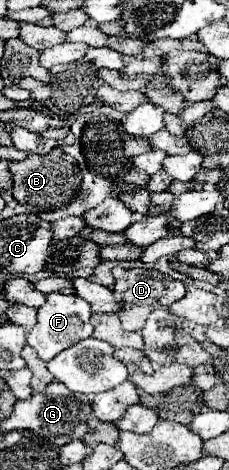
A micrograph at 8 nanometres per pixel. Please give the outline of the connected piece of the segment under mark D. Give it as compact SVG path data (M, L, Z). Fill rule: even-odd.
M116 266L114 270L116 286L114 294L118 302L122 304L122 310L118 312L124 330L134 330L140 332L148 314L158 308L170 308L174 302L178 302L182 296L186 296L186 284L182 280L172 280L170 276L158 272L158 270L142 270L142 268L120 268Z

